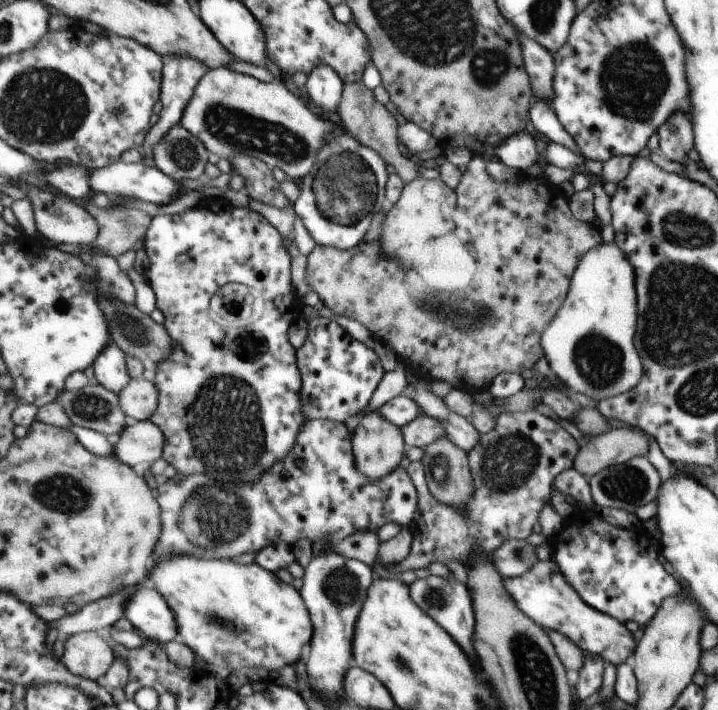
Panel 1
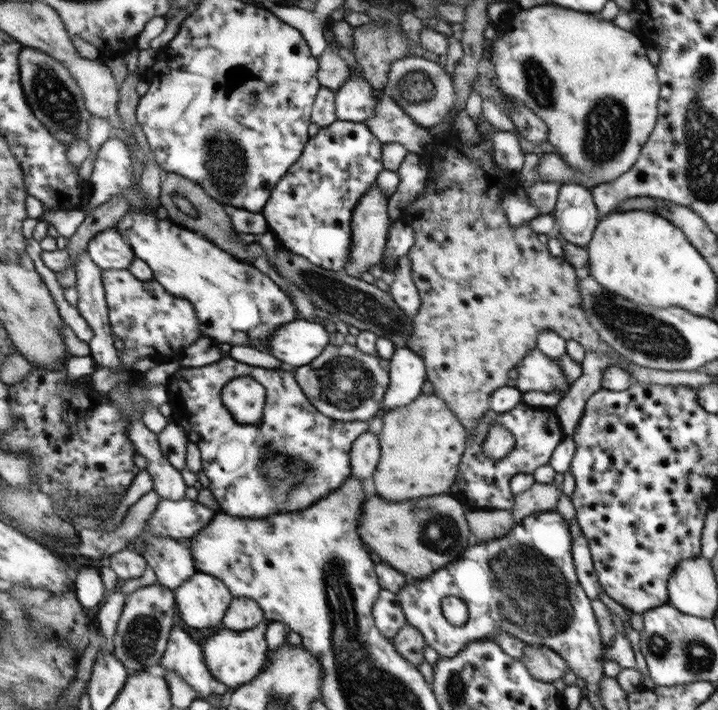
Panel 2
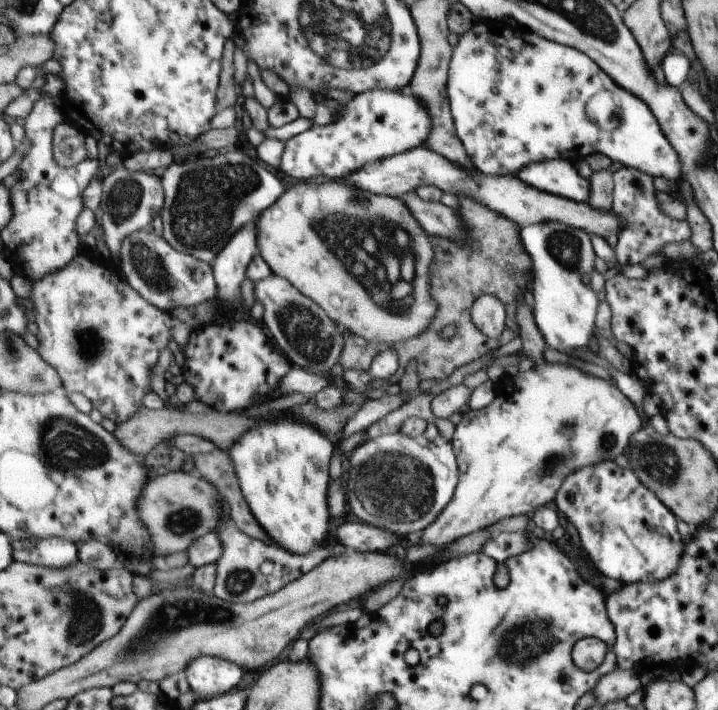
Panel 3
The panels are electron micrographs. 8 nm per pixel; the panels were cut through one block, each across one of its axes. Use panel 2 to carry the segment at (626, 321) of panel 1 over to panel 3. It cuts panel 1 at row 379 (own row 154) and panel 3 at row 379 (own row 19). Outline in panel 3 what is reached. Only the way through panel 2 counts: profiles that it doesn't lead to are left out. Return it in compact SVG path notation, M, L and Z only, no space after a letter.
M547 361L529 364L519 369L513 380L514 388L510 394L496 393L486 408L463 411L463 418L455 426L451 440L460 470L458 486L442 514L422 532L420 544L450 544L504 518L522 514L530 516L537 508L553 502L566 476L572 472L598 462L612 462L624 454L628 438L644 426L634 404L614 386L612 380L602 380L576 366Z

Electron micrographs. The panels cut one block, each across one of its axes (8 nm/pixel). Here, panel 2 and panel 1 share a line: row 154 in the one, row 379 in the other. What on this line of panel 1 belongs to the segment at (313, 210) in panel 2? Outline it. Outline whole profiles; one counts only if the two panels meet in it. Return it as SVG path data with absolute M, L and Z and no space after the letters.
M316 316L307 321L306 339L297 350L298 370L302 376L302 414L305 421L328 419L344 423L348 416L368 406L384 376L382 364L375 351L356 342L335 320Z

